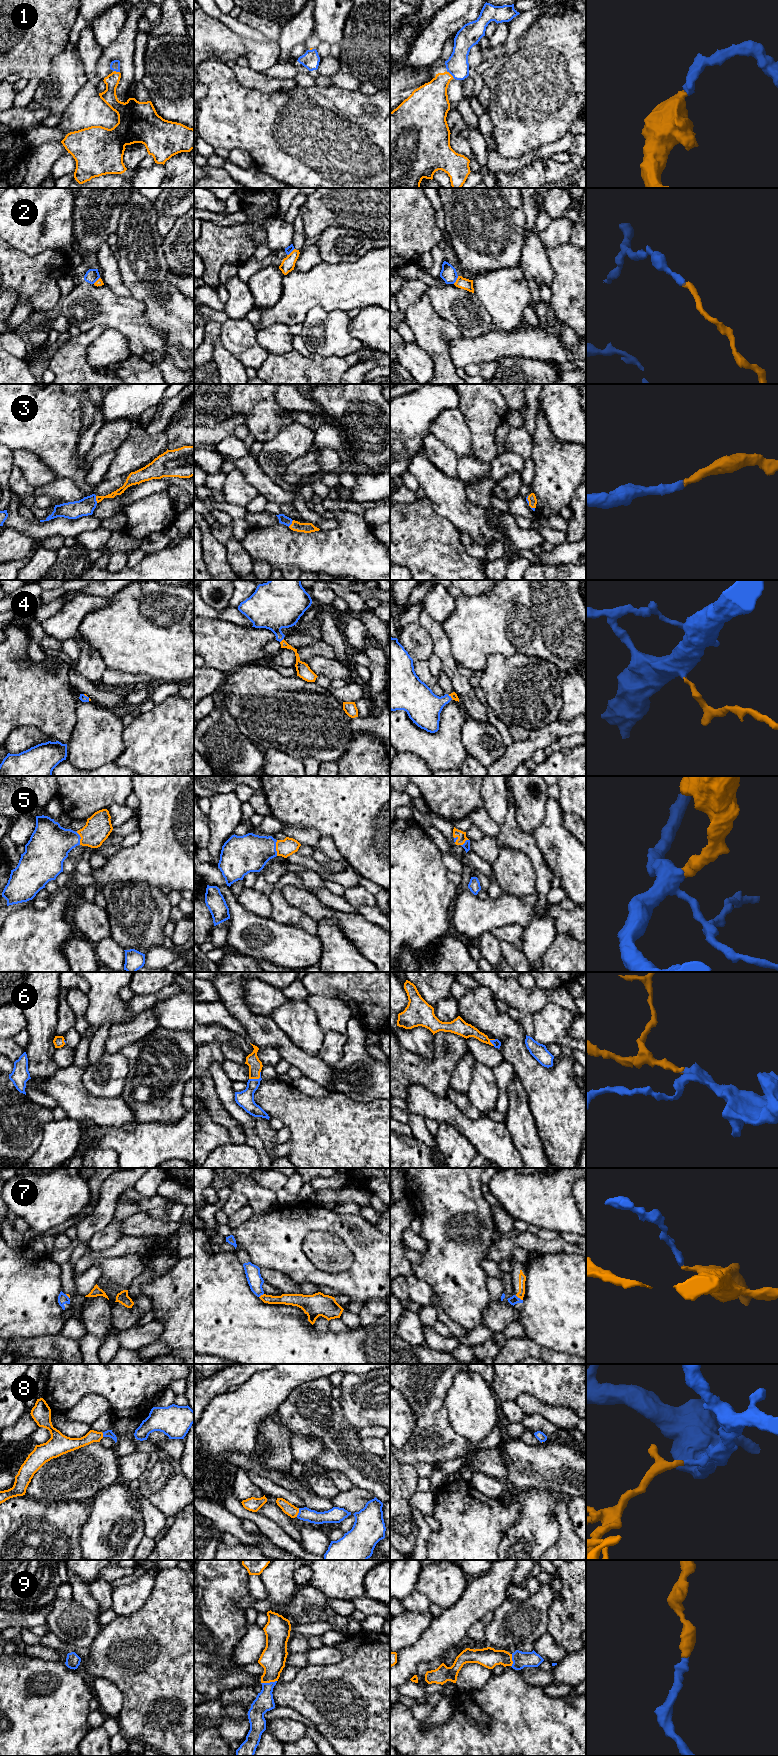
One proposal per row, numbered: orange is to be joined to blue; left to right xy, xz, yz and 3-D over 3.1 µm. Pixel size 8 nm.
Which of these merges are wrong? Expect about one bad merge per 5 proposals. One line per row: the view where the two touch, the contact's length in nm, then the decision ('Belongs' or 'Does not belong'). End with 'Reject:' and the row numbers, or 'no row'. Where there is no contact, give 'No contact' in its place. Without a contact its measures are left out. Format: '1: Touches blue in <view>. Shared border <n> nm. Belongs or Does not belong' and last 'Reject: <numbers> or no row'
1: Touches blue in yz. Shared border 90 nm. Belongs
2: Touches blue in xz. Shared border 90 nm. Does not belong
3: Touches blue in xy. Shared border 60 nm. Belongs
4: Touches blue in xz. Shared border 50 nm. Belongs
5: Touches blue in xz. Shared border 130 nm. Belongs
6: Touches blue in xz. Shared border 120 nm. Belongs
7: Touches blue in yz. Shared border 80 nm. Belongs
8: Touches blue in xz. Shared border 80 nm. Belongs
9: Touches blue in xz. Shared border 130 nm. Belongs
Reject: 2

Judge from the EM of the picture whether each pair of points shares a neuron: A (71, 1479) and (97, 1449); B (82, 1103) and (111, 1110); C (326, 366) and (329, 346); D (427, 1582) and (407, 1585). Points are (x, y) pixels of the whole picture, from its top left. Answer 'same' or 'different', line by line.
A: same
B: same
C: different
D: different

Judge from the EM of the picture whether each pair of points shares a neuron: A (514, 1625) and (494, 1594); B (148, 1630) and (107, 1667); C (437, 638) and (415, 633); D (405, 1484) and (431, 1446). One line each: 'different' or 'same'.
A: different
B: same
C: different
D: different

